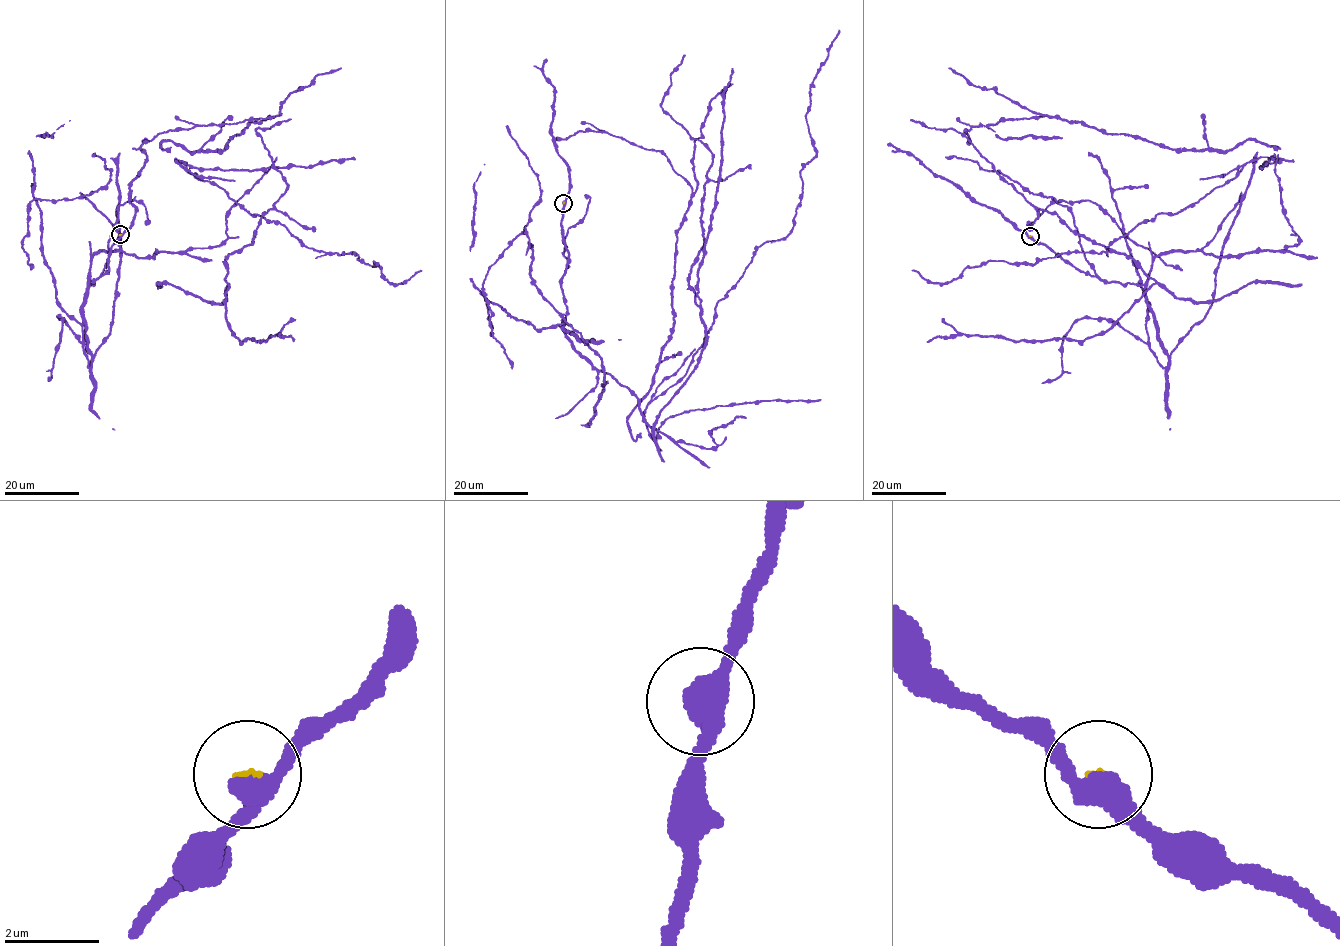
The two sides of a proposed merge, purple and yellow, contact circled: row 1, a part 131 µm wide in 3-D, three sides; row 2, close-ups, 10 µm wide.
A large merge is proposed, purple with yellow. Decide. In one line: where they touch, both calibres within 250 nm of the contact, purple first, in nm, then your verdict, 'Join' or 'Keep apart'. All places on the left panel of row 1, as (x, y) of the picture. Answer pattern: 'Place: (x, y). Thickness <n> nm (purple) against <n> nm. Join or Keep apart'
Place: (120, 234). Thickness 480 nm (purple) against 110 nm. Keep apart

